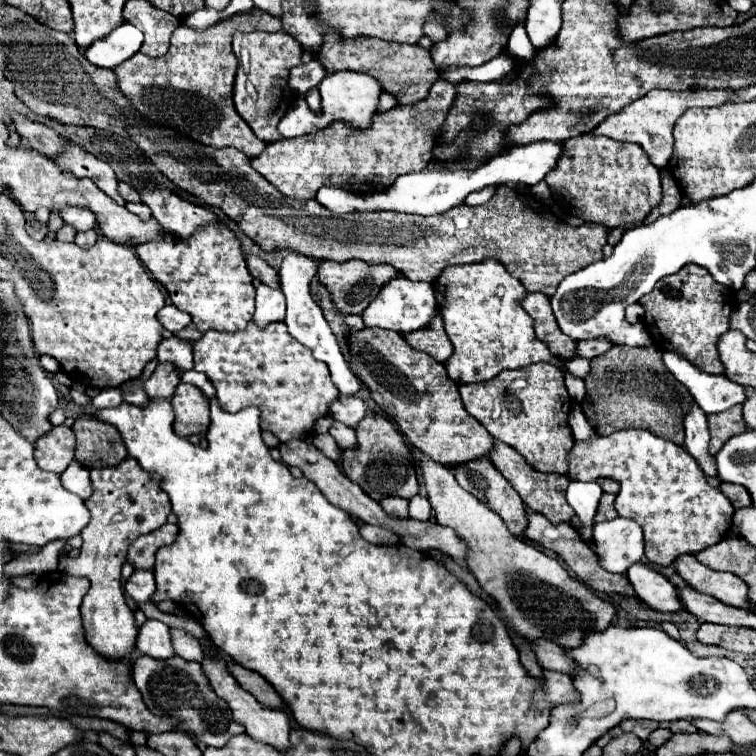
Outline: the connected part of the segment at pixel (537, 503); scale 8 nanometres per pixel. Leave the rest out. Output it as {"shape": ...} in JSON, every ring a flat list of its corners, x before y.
{"shape":[[497,443,495,445,495,451,491,451,489,455,491,463,501,471,501,475,515,487,515,491,521,495,521,499,525,501,525,505,535,511,535,513,541,513,545,515,553,525,557,523,569,523,571,527,575,527,579,531,581,527,581,521,579,517,575,515,575,511,569,507,567,499,565,499,565,489,569,487,571,479,567,475,555,475,555,473,539,473,535,469,531,469,525,459,511,447,507,447,505,443]]}

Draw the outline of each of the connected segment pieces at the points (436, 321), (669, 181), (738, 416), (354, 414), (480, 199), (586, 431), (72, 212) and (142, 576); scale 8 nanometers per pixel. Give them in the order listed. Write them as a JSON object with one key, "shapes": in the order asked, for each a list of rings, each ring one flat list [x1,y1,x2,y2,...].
{"shapes":[[[435,313,429,327,419,329,419,331,411,331,411,333,403,335,403,339,413,349,419,349,419,351,431,355,439,363,445,363,453,351,453,345,451,345,449,337,445,333,445,327,443,327,443,317,439,313]],[[661,171,661,183,663,183,663,201,659,207,655,207,649,217,645,219,645,223,651,223,655,217,661,217,661,215,667,215,671,211,675,211,675,207,681,205,681,189,677,187,675,179,667,175,667,171]],[[735,405,723,413,715,413,707,417,707,425,709,425,709,433,711,433,711,455,719,453,719,449,723,447,723,443,727,439,731,439,731,435,743,433,747,429,745,419,743,419,743,407]],[[339,395,329,405,331,417,345,423,345,425,349,425,349,427,357,427,359,419,363,419,365,411,367,411,367,405,355,395]],[[483,187,483,189,467,195,465,203,467,203,467,205,483,205,483,203,487,203,487,201,493,197,495,191,497,191,497,187]],[[575,405,569,413,569,427,571,427,571,433,573,433,573,439,577,443,585,443,585,441,591,441,595,437,595,431,591,429,591,425,587,423,583,411,579,405]],[[65,207,63,211,59,211,59,215,63,217,65,223,73,225,77,231,87,231,95,227,95,213,91,213,91,209,85,207]],[[135,569,133,575,125,583,125,591,137,603,151,601,151,595,155,593,155,575,153,575,153,571,149,571,149,569]]]}

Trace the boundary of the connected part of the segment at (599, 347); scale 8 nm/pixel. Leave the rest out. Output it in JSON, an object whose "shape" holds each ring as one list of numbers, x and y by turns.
{"shape":[[601,339,583,341,583,343,577,343,577,349,575,349,575,355,573,355,573,357,593,359,593,357,597,357,597,355,603,355,609,347,613,347,613,343,601,343]]}

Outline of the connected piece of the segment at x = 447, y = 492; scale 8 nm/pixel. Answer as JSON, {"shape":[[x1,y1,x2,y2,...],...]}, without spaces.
{"shape":[[423,459,421,469,423,469,429,503,437,513,437,523,451,527,457,533,457,537,467,545,465,561,467,561,469,571,475,575,475,579,479,581,483,591,489,593,499,603,505,619,519,635,527,637,529,641,545,637,565,649,573,649,583,643,585,633,607,629,607,625,615,617,615,607,611,603,599,599,597,595,591,595,591,589,587,589,583,583,571,579,567,575,567,571,559,565,557,559,547,557,545,553,535,549,531,543,521,541,513,533,509,533,509,529,505,527,503,519,497,513,487,509,487,505,483,505,479,499,475,499,471,493,467,493,463,487,459,487,451,469,447,469,431,459]]}

